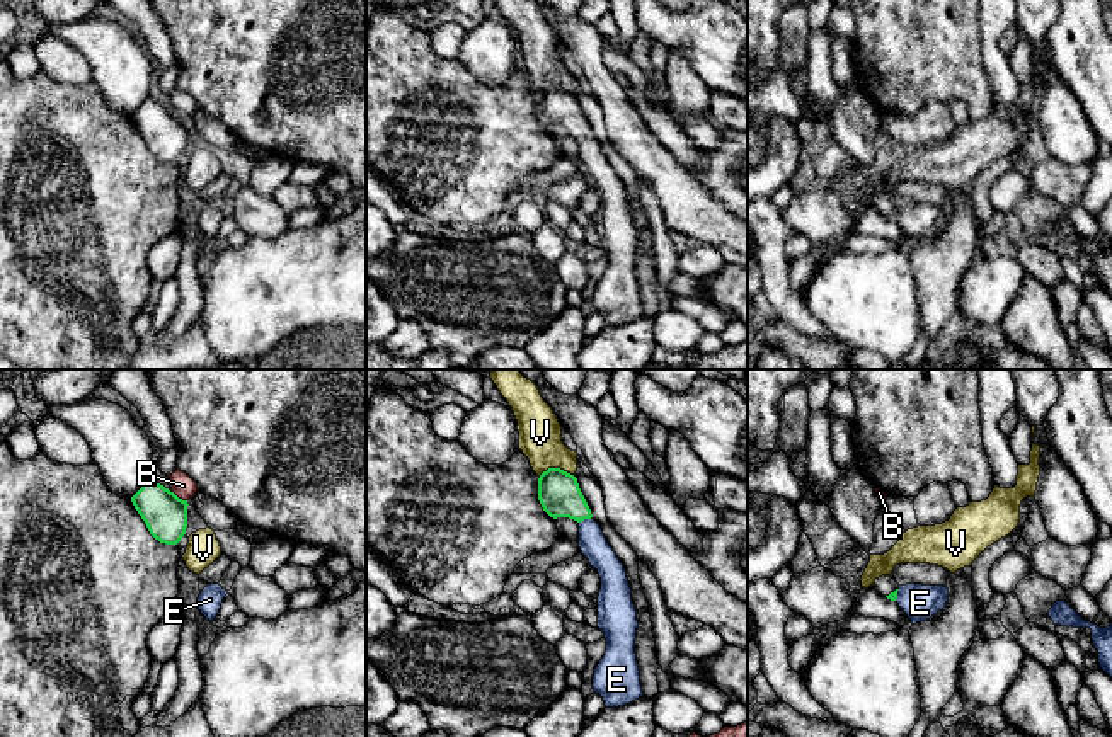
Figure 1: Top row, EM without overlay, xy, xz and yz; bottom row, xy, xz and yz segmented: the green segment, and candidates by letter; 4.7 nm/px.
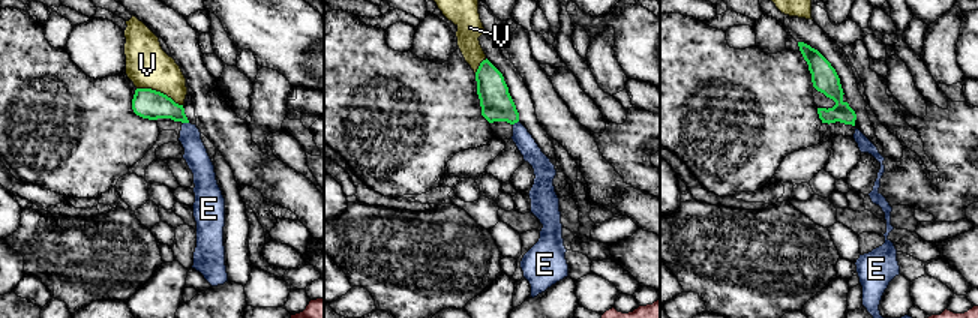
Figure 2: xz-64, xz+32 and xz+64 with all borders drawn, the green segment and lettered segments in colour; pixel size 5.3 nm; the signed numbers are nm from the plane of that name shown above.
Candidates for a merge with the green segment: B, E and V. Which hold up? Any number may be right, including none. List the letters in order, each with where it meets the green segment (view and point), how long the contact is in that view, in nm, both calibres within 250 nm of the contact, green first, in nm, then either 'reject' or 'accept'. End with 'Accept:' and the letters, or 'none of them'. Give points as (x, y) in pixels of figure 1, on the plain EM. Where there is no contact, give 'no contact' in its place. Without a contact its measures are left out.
B: xy (177, 116) | 90 nm | 200/110 nm | reject
E: xz (584, 137) | 70 nm | 200/130 nm | accept
V: xz (556, 87) | 170 nm | 200/200 nm | reject
Accept: E

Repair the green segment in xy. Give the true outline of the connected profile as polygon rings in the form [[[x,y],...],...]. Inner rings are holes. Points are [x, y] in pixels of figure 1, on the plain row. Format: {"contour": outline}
{"contour": [[[148,97],[131,121],[150,153],[165,163],[177,163],[187,146],[187,119]]]}

